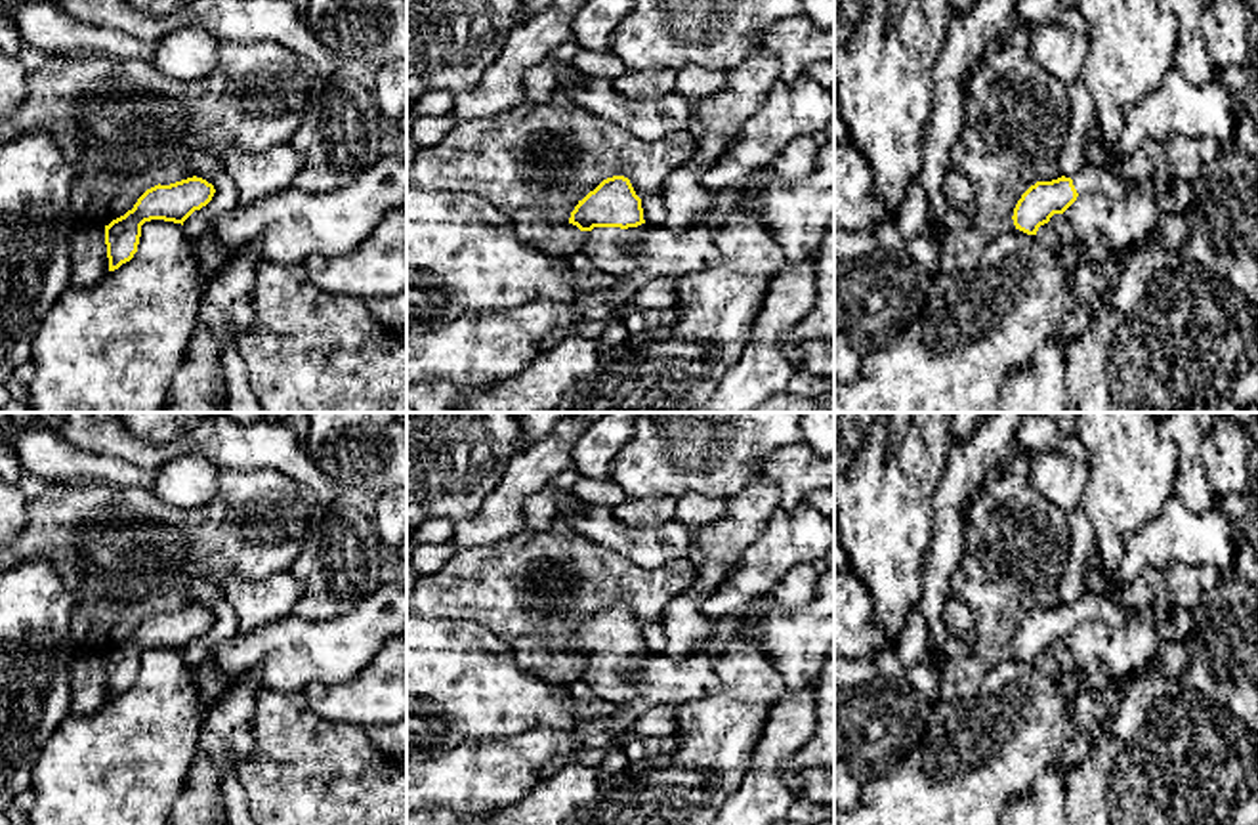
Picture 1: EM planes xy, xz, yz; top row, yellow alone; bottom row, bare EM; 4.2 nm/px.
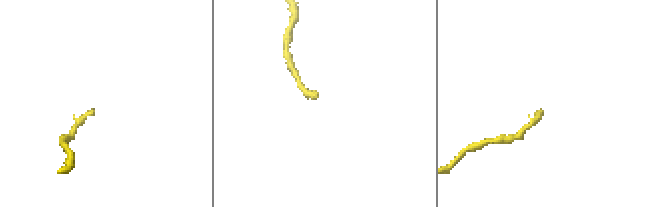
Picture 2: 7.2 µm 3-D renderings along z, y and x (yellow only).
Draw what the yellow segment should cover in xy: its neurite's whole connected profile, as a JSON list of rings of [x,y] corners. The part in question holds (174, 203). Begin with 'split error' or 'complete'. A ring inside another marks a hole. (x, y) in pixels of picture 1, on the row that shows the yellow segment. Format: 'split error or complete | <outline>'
complete | [[[197,176],[147,189],[132,210],[105,225],[109,271],[134,258],[145,222],[164,220],[183,225],[195,210],[212,201],[214,193],[214,185]]]

